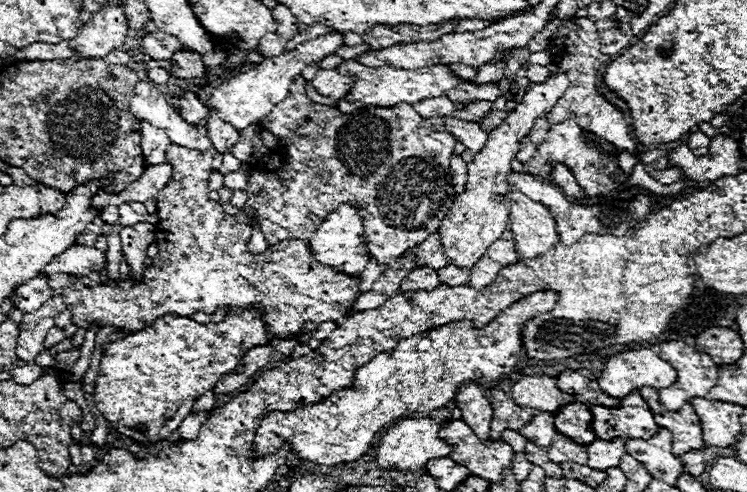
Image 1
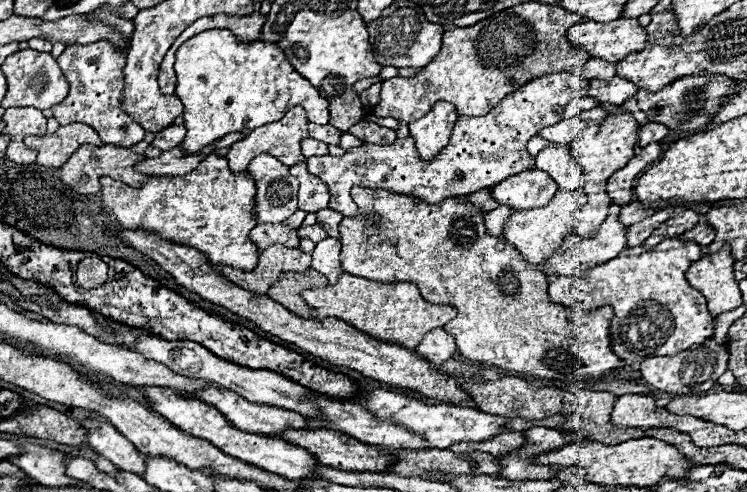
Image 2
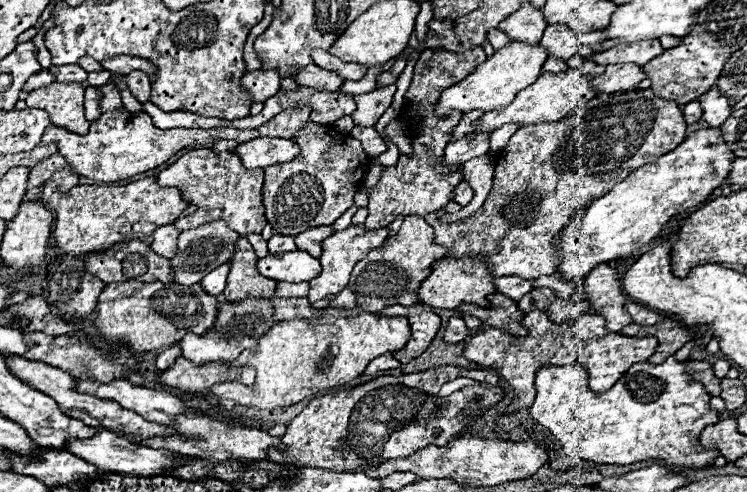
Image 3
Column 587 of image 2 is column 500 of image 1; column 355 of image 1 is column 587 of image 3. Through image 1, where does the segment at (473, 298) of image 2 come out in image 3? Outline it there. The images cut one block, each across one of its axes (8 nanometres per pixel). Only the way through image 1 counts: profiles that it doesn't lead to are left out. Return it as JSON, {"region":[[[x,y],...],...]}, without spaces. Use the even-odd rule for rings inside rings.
{"region":[[[672,356],[666,360],[666,362],[662,362],[662,364],[650,364],[650,362],[638,362],[638,364],[634,364],[632,368],[628,368],[624,374],[622,374],[622,378],[608,390],[608,392],[592,392],[590,388],[588,388],[588,372],[586,372],[586,368],[584,366],[562,366],[562,368],[558,368],[558,366],[548,366],[548,368],[540,368],[538,372],[536,372],[536,400],[534,400],[534,404],[532,404],[532,408],[530,408],[530,414],[532,414],[532,418],[538,422],[538,424],[542,424],[542,426],[546,426],[558,440],[560,440],[560,444],[572,454],[572,456],[578,456],[578,458],[584,458],[584,460],[590,460],[590,462],[598,462],[598,464],[620,464],[620,466],[626,466],[626,464],[634,464],[634,462],[644,462],[644,460],[650,460],[650,458],[658,458],[658,460],[666,460],[666,464],[668,466],[672,466],[672,468],[706,468],[706,466],[710,466],[712,462],[714,462],[714,458],[718,456],[718,452],[716,450],[706,450],[706,448],[702,448],[700,446],[700,432],[708,426],[708,424],[714,424],[714,422],[718,422],[718,412],[714,412],[714,410],[710,410],[710,394],[702,388],[702,384],[698,384],[698,382],[694,382],[692,378],[688,378],[686,374],[684,374],[684,362],[676,362]]]}

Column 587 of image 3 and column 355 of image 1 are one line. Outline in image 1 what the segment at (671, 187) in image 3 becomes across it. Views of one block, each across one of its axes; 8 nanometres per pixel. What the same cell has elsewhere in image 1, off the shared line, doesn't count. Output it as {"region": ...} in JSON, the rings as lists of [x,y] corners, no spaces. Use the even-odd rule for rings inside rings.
{"region":[[[340,204],[334,212],[330,212],[330,216],[326,216],[326,220],[322,220],[322,224],[318,226],[318,230],[314,232],[314,236],[308,240],[310,250],[314,254],[314,258],[324,264],[324,266],[332,266],[344,274],[360,274],[370,258],[368,250],[366,250],[366,240],[364,240],[364,228],[362,228],[362,216],[358,212],[356,206],[350,204]]]}

